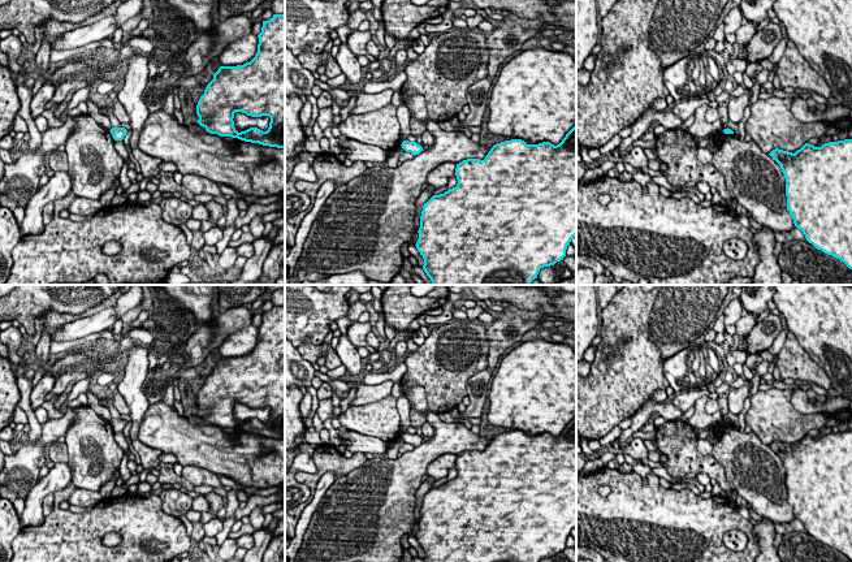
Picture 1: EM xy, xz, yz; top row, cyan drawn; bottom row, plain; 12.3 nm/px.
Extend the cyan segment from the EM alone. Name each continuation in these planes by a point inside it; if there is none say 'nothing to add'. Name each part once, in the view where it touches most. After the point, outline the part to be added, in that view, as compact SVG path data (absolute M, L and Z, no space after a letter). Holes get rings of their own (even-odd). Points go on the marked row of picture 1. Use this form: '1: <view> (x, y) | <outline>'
nothing to add

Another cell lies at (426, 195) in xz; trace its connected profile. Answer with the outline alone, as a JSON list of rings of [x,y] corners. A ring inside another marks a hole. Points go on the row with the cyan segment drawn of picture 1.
[[[428,185],[428,187],[424,191],[421,191],[421,194],[415,202],[415,208],[416,208],[415,228],[416,230],[419,230],[420,228],[420,216],[421,216],[423,206],[432,198],[432,193],[434,190],[436,189],[433,186]]]

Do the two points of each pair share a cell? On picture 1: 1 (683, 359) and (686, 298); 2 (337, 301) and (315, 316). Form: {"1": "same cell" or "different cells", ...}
{"1": "different cells", "2": "same cell"}

